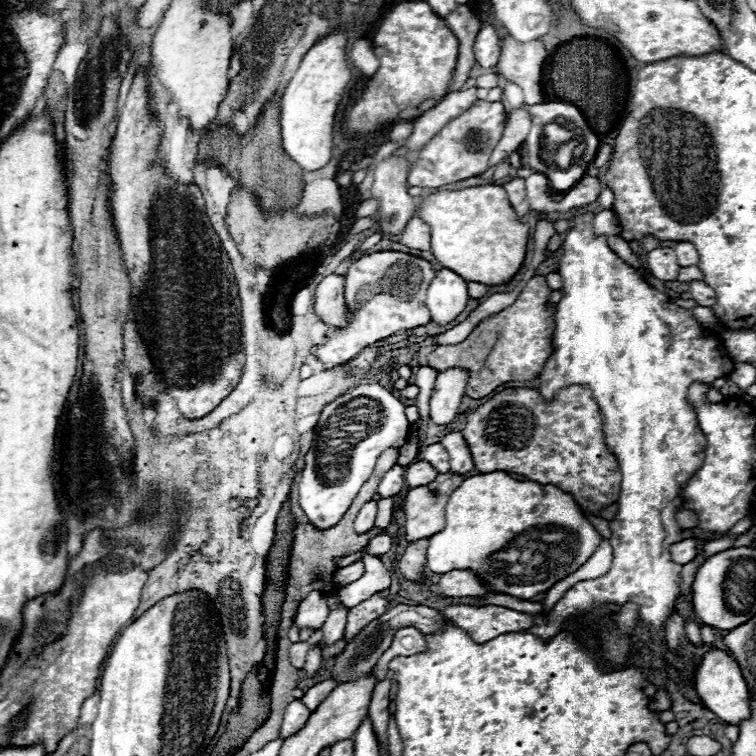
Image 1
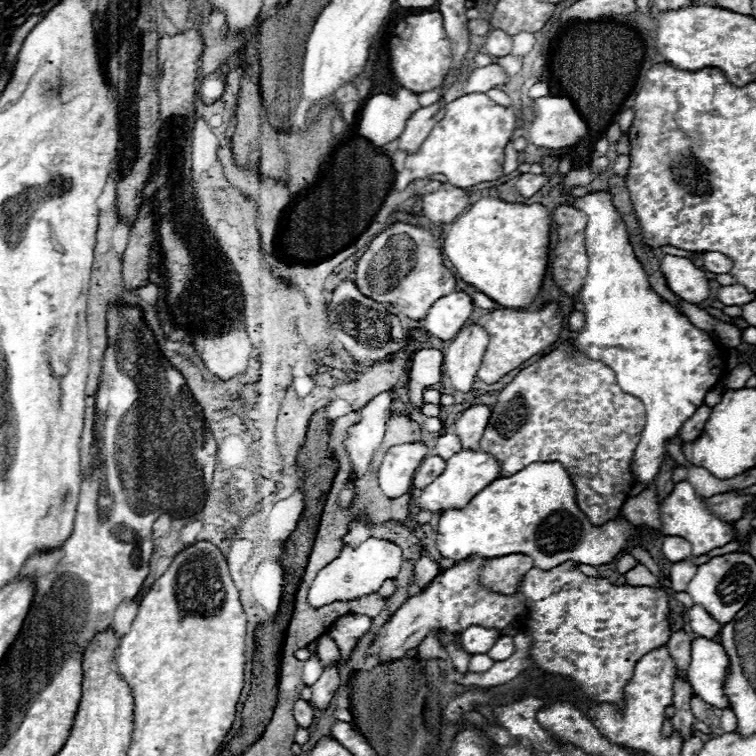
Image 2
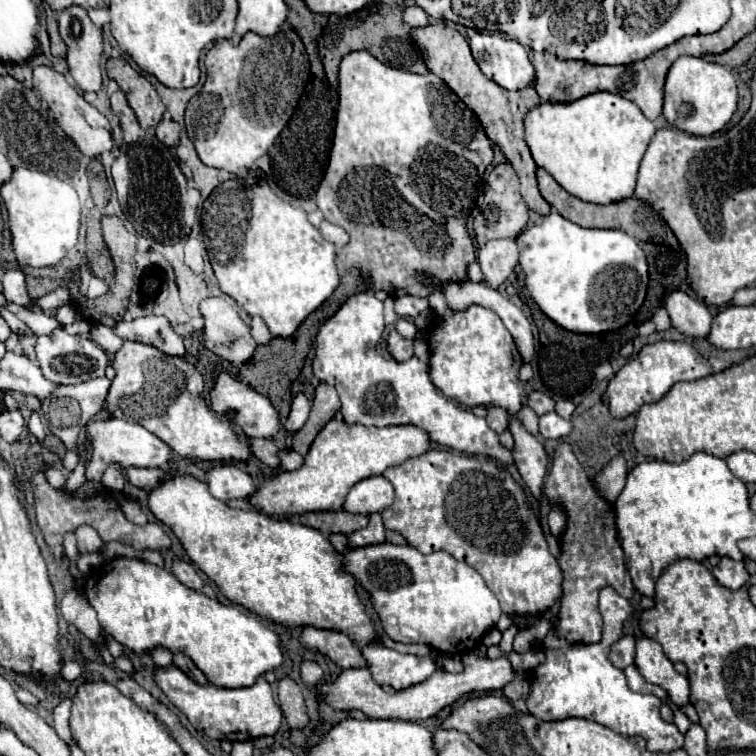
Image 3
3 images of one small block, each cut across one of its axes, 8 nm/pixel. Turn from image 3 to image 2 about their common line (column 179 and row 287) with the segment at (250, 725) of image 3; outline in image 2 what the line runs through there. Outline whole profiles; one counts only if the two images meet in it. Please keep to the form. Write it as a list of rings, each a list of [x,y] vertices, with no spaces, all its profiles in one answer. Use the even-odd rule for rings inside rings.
[[[666,254],[660,258],[660,272],[666,278],[668,288],[690,304],[700,304],[710,294],[706,274],[688,258]]]

